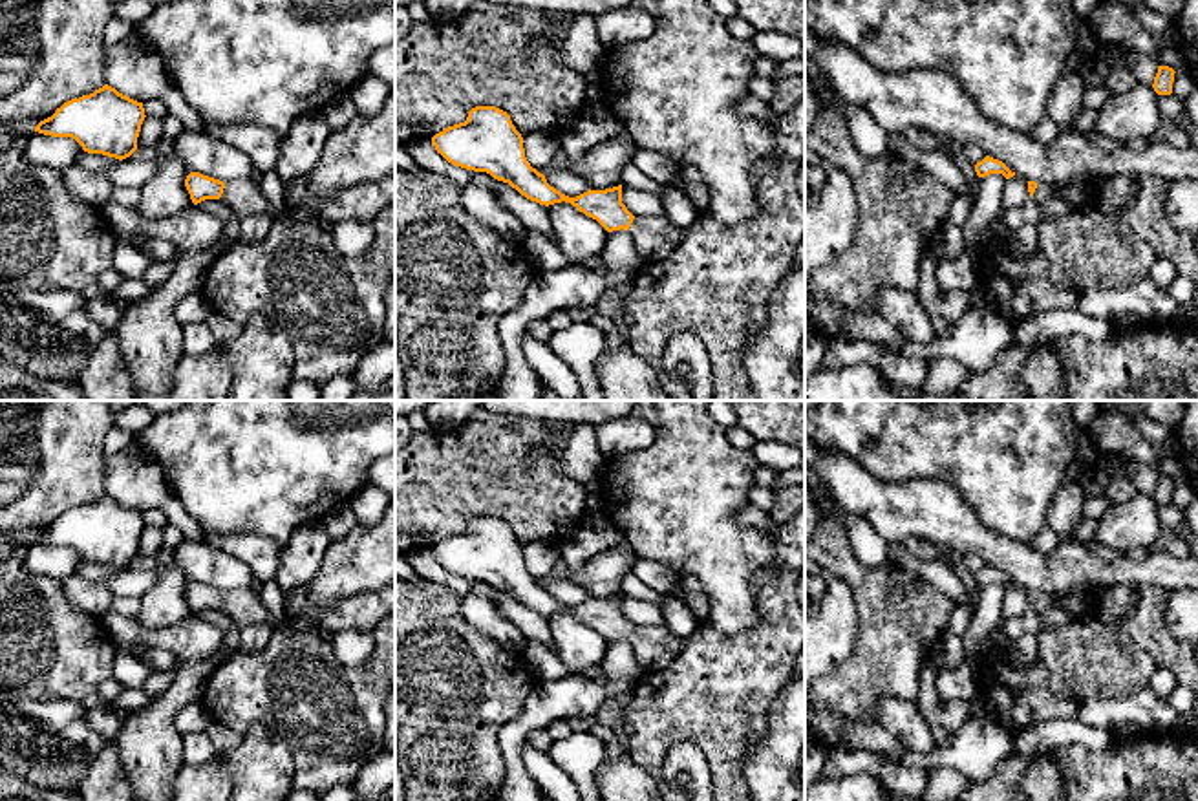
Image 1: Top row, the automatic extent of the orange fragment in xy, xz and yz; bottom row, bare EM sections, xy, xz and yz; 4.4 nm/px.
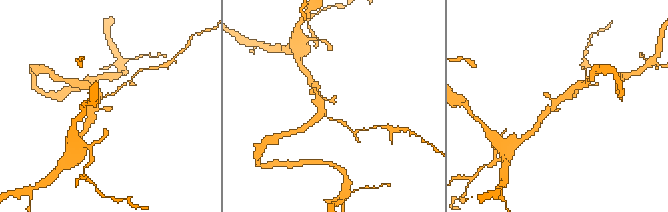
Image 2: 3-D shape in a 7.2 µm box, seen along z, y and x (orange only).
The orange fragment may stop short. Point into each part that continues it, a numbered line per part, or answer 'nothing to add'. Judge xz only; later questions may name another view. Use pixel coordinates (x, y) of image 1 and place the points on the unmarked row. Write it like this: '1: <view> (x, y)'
1: xz (655, 646)

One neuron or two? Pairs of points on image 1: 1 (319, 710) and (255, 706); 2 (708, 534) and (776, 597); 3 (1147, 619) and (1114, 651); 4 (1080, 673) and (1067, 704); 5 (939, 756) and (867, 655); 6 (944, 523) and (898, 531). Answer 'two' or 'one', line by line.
1: one
2: two
3: two
4: two
5: two
6: one

